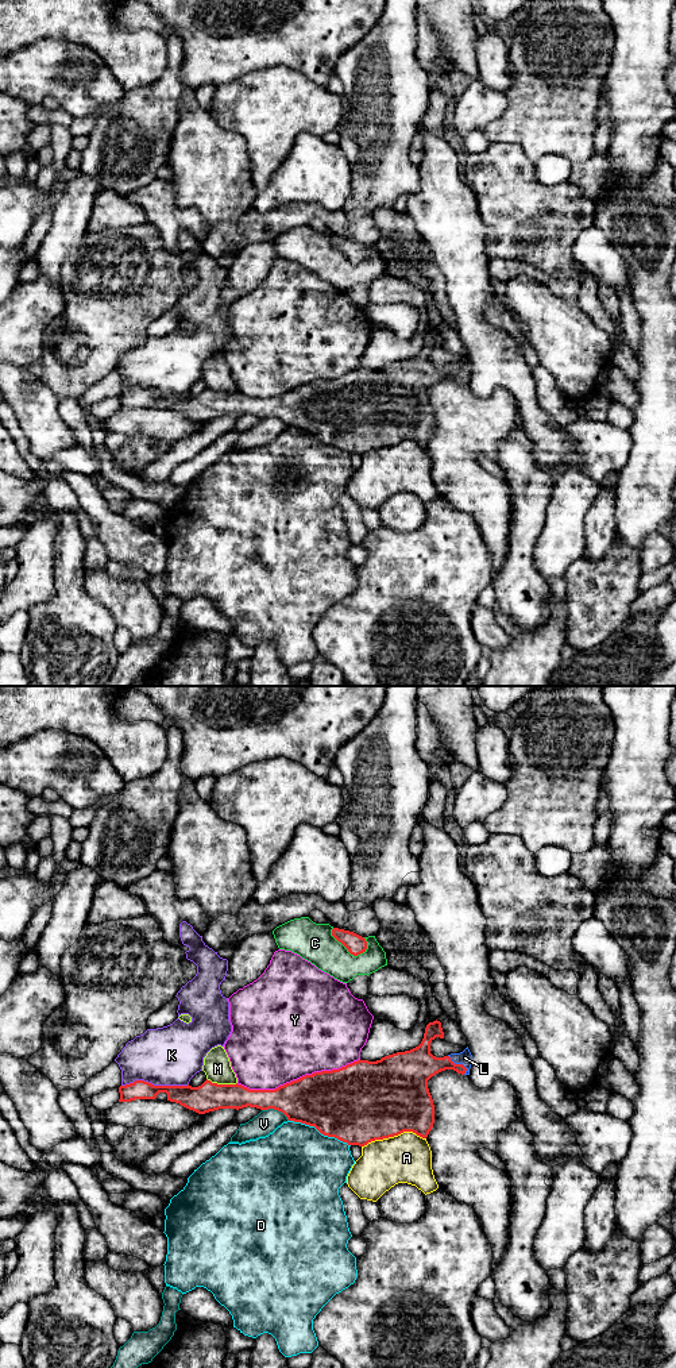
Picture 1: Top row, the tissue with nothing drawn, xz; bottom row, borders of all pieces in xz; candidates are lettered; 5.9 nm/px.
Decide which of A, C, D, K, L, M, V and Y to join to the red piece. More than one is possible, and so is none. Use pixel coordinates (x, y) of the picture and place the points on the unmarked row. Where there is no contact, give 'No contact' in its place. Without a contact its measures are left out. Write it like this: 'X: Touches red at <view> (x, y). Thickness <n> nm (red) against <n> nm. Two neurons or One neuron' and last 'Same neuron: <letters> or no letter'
A: Touches red at xz (393, 444). Thickness 460 nm (red) against 300 nm. Two neurons
C: Touches red at xz (347, 257). Thickness 120 nm (red) against 220 nm. Two neurons
D: Touches red at xz (320, 440). Thickness 440 nm (red) against 500 nm. Two neurons
K: Touches red at xz (153, 393). Thickness 140 nm (red) against 360 nm. Two neurons
L: Touches red at xz (459, 373). Thickness 220 nm (red) against 90 nm. One neuron
M: Touches red at xz (221, 393). Thickness 170 nm (red) against 160 nm. Two neurons
V: Touches red at xz (275, 417). Thickness 320 nm (red) against 140 nm. Two neurons
Y: Touches red at xz (297, 388). Thickness 360 nm (red) against 500 nm. Two neurons
Same neuron: L

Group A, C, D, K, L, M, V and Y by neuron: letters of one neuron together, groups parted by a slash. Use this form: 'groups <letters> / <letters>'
groups A / C / D / K / L / M / V / Y

